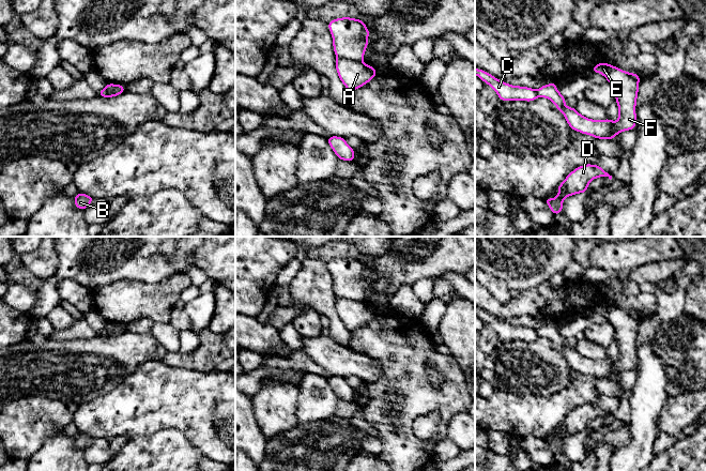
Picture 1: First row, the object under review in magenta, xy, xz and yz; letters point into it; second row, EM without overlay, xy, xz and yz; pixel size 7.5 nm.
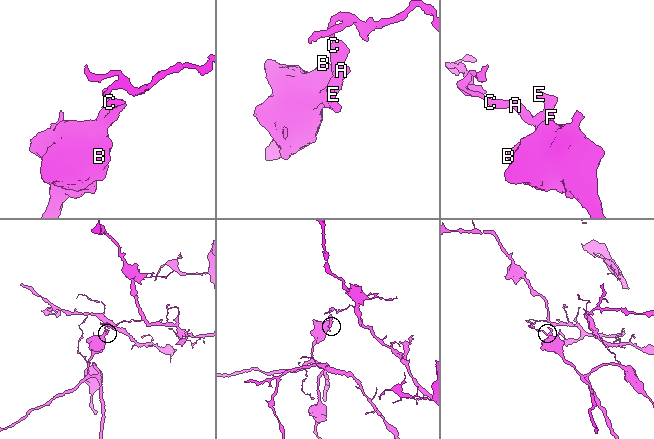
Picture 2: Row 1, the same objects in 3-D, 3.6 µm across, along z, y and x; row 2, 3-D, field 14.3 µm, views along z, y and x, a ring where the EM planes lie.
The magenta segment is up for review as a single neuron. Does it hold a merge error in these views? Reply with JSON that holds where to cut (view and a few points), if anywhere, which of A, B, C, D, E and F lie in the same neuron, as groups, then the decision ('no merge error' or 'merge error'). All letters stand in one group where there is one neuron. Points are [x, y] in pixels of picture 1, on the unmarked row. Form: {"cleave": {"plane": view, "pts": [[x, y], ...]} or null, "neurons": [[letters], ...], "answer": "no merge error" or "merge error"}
{"cleave": {"plane": "xz", "pts": [[338, 298], [361, 301]]}, "neurons": [["A", "B", "D", "E", "F"], ["C"]], "answer": "merge error"}

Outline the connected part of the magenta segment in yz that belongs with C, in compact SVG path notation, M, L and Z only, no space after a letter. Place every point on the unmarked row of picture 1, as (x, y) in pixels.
M475 308L475 315L478 316L485 323L489 324L503 341L533 341L538 337L535 329L506 323L481 308Z

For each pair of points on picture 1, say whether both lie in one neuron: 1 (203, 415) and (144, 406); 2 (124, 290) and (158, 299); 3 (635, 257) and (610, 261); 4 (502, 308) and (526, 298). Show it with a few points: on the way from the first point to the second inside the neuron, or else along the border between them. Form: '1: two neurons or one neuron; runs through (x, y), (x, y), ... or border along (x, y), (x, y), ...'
1: one neuron; runs through (188, 407), (186, 405), (159, 405)
2: one neuron; runs through (133, 299), (150, 299)
3: one neuron; runs through (629, 257), (616, 257)
4: one neuron; runs through (508, 308), (515, 308), (520, 304)

